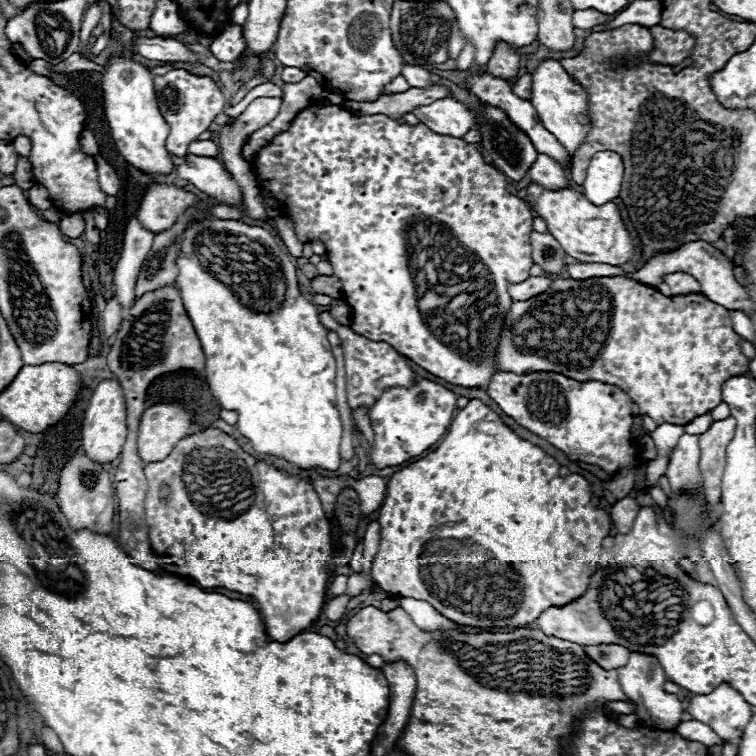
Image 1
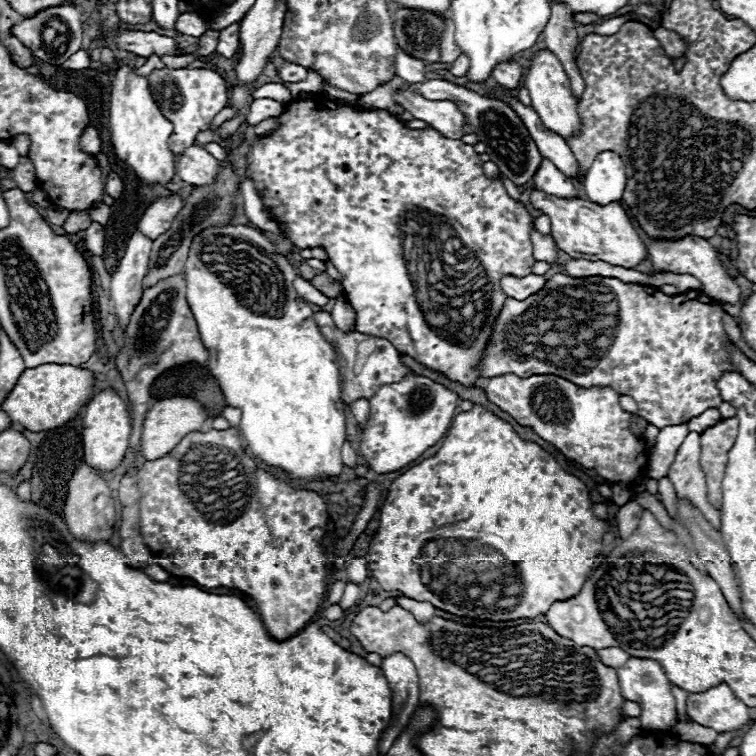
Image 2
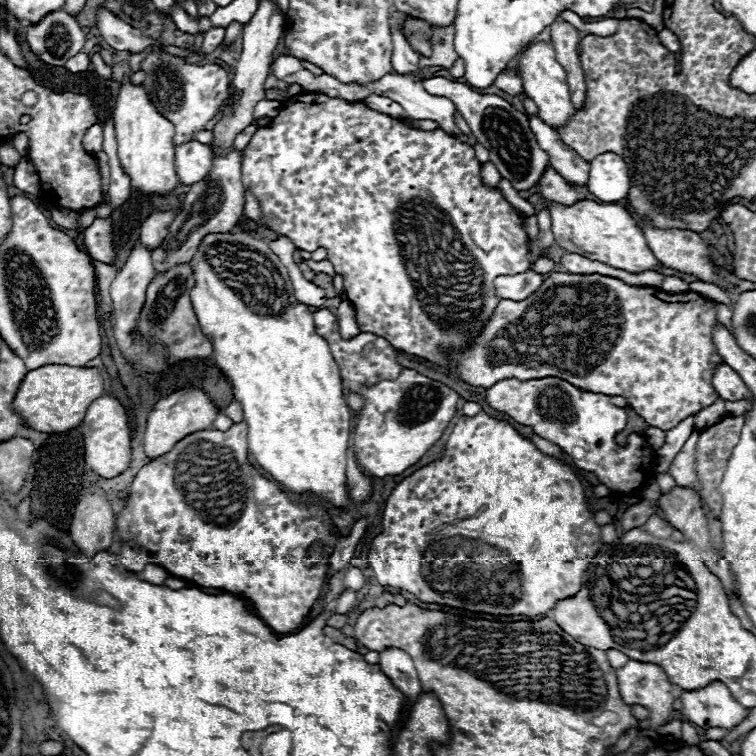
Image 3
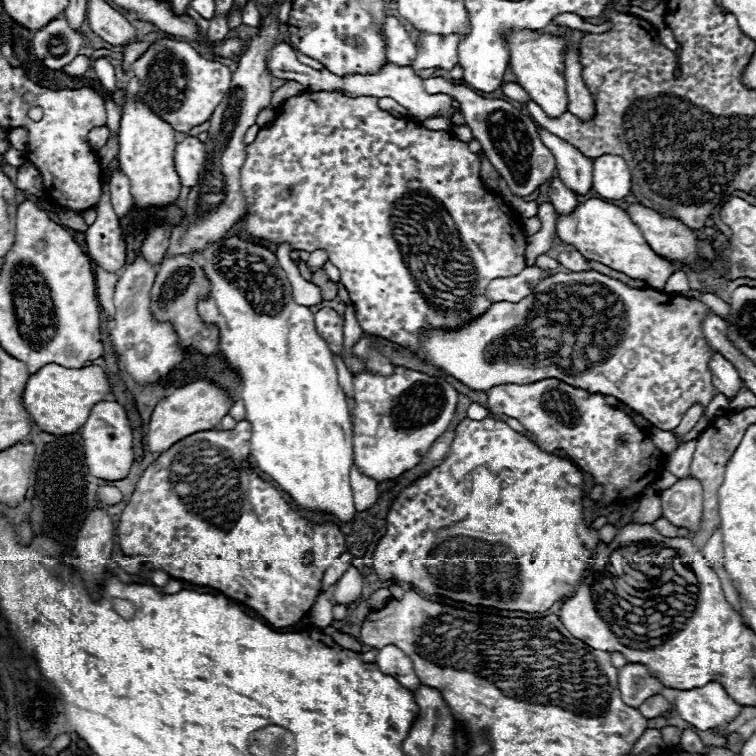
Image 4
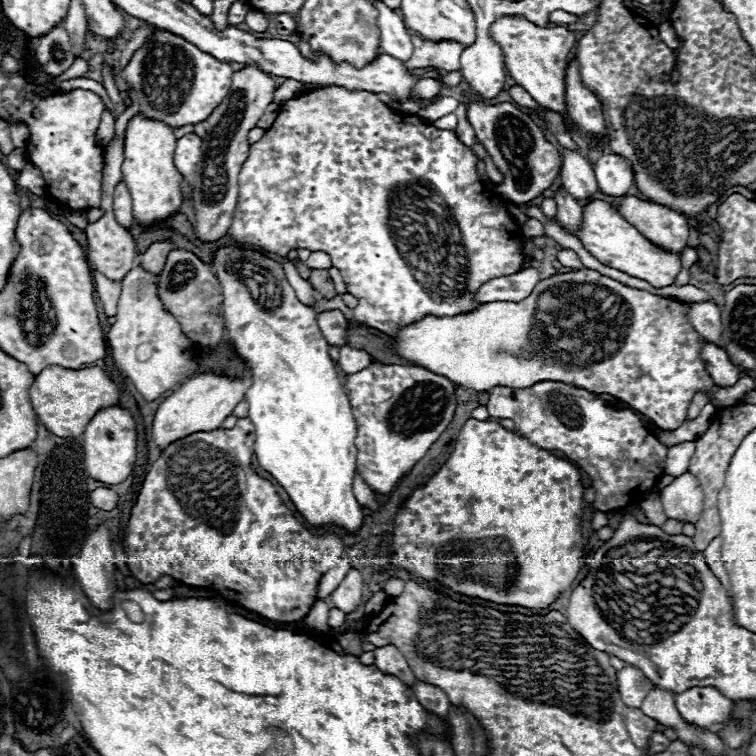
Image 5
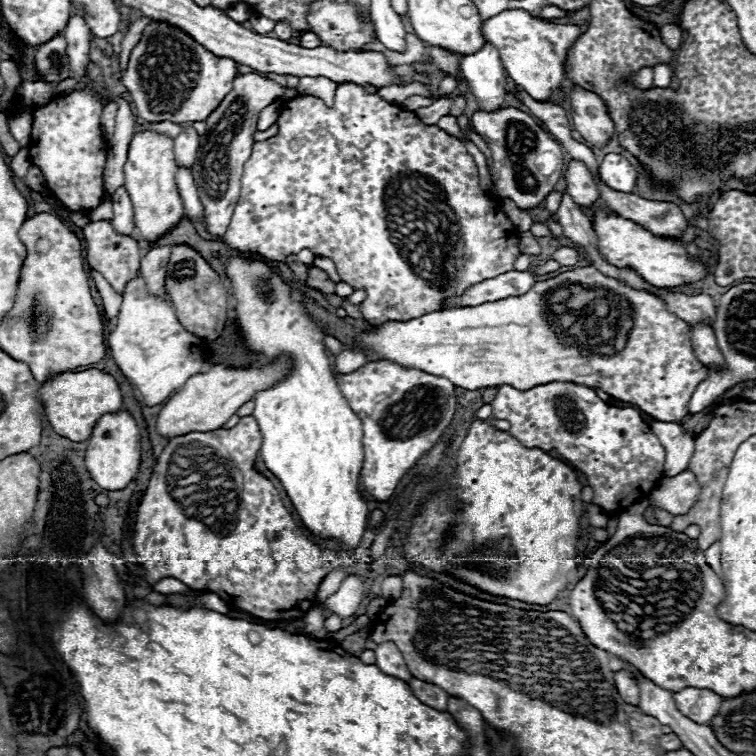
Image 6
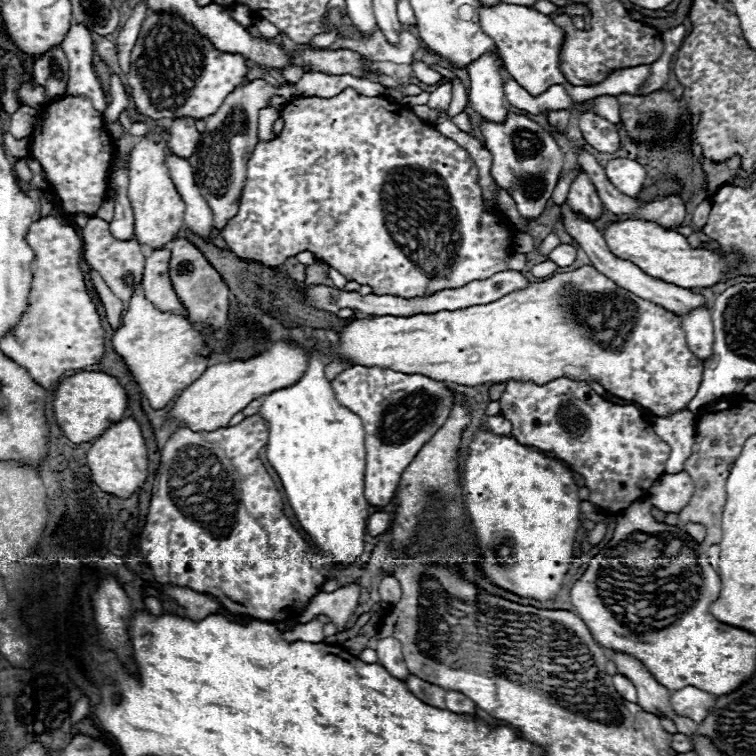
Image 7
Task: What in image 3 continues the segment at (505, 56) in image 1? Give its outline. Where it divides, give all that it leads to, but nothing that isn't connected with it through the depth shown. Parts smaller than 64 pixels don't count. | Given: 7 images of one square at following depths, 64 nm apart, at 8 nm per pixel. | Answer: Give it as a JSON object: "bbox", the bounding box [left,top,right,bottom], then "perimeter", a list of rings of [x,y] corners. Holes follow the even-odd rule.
{"bbox":[494,68,522,94],"perimeter":[[[506,68],[504,72],[500,72],[500,76],[496,76],[496,82],[494,82],[500,90],[504,90],[506,94],[520,94],[522,92],[522,84],[520,84],[520,76],[516,70],[510,70]]]}

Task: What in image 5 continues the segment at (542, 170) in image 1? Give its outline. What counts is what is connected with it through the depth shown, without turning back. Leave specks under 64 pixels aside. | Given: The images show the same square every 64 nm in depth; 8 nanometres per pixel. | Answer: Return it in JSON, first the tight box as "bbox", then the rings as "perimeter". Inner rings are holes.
{"bbox":[554,186,582,228],"perimeter":[[[562,186],[558,188],[558,192],[554,194],[554,200],[556,200],[556,222],[564,228],[578,228],[580,224],[580,216],[582,216],[582,206],[580,202],[568,194]]]}

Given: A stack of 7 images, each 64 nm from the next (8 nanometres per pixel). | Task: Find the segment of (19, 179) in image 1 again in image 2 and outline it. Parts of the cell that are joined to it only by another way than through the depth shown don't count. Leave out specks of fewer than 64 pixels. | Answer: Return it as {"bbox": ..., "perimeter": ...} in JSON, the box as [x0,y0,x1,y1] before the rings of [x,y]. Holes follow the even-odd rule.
{"bbox":[14,156,38,192],"perimeter":[[[26,156],[20,158],[18,166],[14,168],[14,180],[16,180],[16,186],[22,192],[32,192],[38,186],[38,180],[36,180],[36,174],[34,174],[34,166],[32,166],[30,158],[26,158]]]}

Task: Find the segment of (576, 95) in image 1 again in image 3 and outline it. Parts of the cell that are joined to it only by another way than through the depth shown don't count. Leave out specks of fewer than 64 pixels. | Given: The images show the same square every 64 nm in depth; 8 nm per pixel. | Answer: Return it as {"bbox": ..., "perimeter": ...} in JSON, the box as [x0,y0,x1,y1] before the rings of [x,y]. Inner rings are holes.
{"bbox":[518,42,576,128],"perimeter":[[[532,42],[530,46],[526,46],[522,50],[522,56],[520,56],[518,72],[522,76],[524,94],[530,96],[534,100],[534,104],[538,106],[538,116],[552,128],[560,128],[560,126],[568,124],[568,120],[572,118],[572,114],[576,110],[572,108],[568,82],[566,82],[566,72],[556,62],[556,52],[554,52],[552,44],[548,44],[548,42]]]}

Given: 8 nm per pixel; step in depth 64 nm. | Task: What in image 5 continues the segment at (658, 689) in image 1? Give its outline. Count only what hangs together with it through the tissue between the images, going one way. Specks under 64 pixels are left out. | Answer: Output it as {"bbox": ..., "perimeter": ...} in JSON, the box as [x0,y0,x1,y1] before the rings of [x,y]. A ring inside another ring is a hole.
{"bbox":[616,666,654,708],"perimeter":[[[634,666],[622,668],[620,672],[616,672],[616,678],[618,678],[618,690],[622,696],[622,702],[632,708],[640,708],[642,700],[654,688],[654,684],[644,676],[644,672],[640,672]]]}

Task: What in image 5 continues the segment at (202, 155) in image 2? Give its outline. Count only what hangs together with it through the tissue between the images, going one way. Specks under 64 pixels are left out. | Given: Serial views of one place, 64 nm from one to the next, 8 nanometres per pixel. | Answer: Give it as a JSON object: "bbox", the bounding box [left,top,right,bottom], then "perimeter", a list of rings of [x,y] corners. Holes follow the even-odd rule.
{"bbox":[174,134,202,184],"perimeter":[[[186,134],[178,138],[176,152],[174,152],[174,164],[178,172],[182,174],[188,184],[194,184],[196,180],[196,168],[202,160],[202,140],[196,134]]]}

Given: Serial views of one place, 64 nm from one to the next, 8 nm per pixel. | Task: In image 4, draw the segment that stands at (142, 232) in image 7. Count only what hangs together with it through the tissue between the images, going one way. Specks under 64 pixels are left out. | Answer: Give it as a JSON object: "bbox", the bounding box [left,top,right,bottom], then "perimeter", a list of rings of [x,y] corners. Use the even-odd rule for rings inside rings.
{"bbox":[118,98,180,206],"perimeter":[[[124,98],[120,132],[118,132],[118,162],[122,172],[130,178],[130,192],[136,200],[136,206],[166,206],[172,204],[180,194],[180,176],[174,168],[174,128],[156,116],[140,98]]]}

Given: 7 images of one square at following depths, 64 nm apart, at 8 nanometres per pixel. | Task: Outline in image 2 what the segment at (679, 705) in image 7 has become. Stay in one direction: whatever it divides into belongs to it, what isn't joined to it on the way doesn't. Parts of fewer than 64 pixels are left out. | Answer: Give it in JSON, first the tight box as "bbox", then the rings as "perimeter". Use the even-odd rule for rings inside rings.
{"bbox":[686,684,750,734],"perimeter":[[[718,684],[706,692],[690,694],[686,700],[686,714],[690,720],[714,728],[718,734],[742,730],[750,720],[750,708],[736,698],[726,684]]]}

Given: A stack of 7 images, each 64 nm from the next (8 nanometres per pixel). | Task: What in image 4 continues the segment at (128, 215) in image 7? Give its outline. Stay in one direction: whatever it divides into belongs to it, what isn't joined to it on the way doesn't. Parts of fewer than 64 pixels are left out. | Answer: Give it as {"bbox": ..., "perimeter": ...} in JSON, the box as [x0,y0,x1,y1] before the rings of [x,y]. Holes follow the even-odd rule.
{"bbox":[110,168,132,216],"perimeter":[[[114,168],[110,176],[110,202],[118,216],[124,216],[132,206],[130,180],[126,178],[124,172],[120,172],[120,168]]]}

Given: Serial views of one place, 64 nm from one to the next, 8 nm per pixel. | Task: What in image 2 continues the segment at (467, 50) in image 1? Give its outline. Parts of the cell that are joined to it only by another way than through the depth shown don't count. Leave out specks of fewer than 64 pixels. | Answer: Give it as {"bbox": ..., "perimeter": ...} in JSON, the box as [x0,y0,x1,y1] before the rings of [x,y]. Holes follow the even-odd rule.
{"bbox":[450,54,470,76],"perimeter":[[[460,54],[460,56],[454,60],[454,64],[452,64],[450,72],[452,72],[454,76],[464,76],[464,74],[468,72],[468,68],[470,68],[470,60],[468,60],[468,56]]]}

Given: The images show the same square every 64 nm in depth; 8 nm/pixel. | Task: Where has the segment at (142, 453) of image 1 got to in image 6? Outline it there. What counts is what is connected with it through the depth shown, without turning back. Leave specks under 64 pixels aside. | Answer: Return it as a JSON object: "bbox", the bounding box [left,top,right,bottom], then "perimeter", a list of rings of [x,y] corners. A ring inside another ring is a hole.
{"bbox":[156,362,288,440],"perimeter":[[[276,362],[272,366],[254,366],[254,368],[226,368],[222,364],[212,366],[204,374],[192,376],[184,388],[180,388],[168,402],[162,406],[156,430],[162,438],[170,440],[174,436],[184,436],[188,432],[210,432],[224,426],[224,422],[236,414],[236,410],[248,402],[256,390],[264,390],[278,382],[288,372],[288,362]]]}

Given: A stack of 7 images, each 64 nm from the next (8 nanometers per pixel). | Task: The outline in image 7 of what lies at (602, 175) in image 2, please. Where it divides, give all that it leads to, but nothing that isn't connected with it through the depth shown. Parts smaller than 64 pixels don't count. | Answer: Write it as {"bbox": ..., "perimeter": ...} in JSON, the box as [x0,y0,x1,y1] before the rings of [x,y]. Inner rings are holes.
{"bbox":[604,158,646,196],"perimeter":[[[612,158],[606,166],[604,172],[608,180],[626,196],[636,196],[644,184],[646,170],[628,158]]]}

